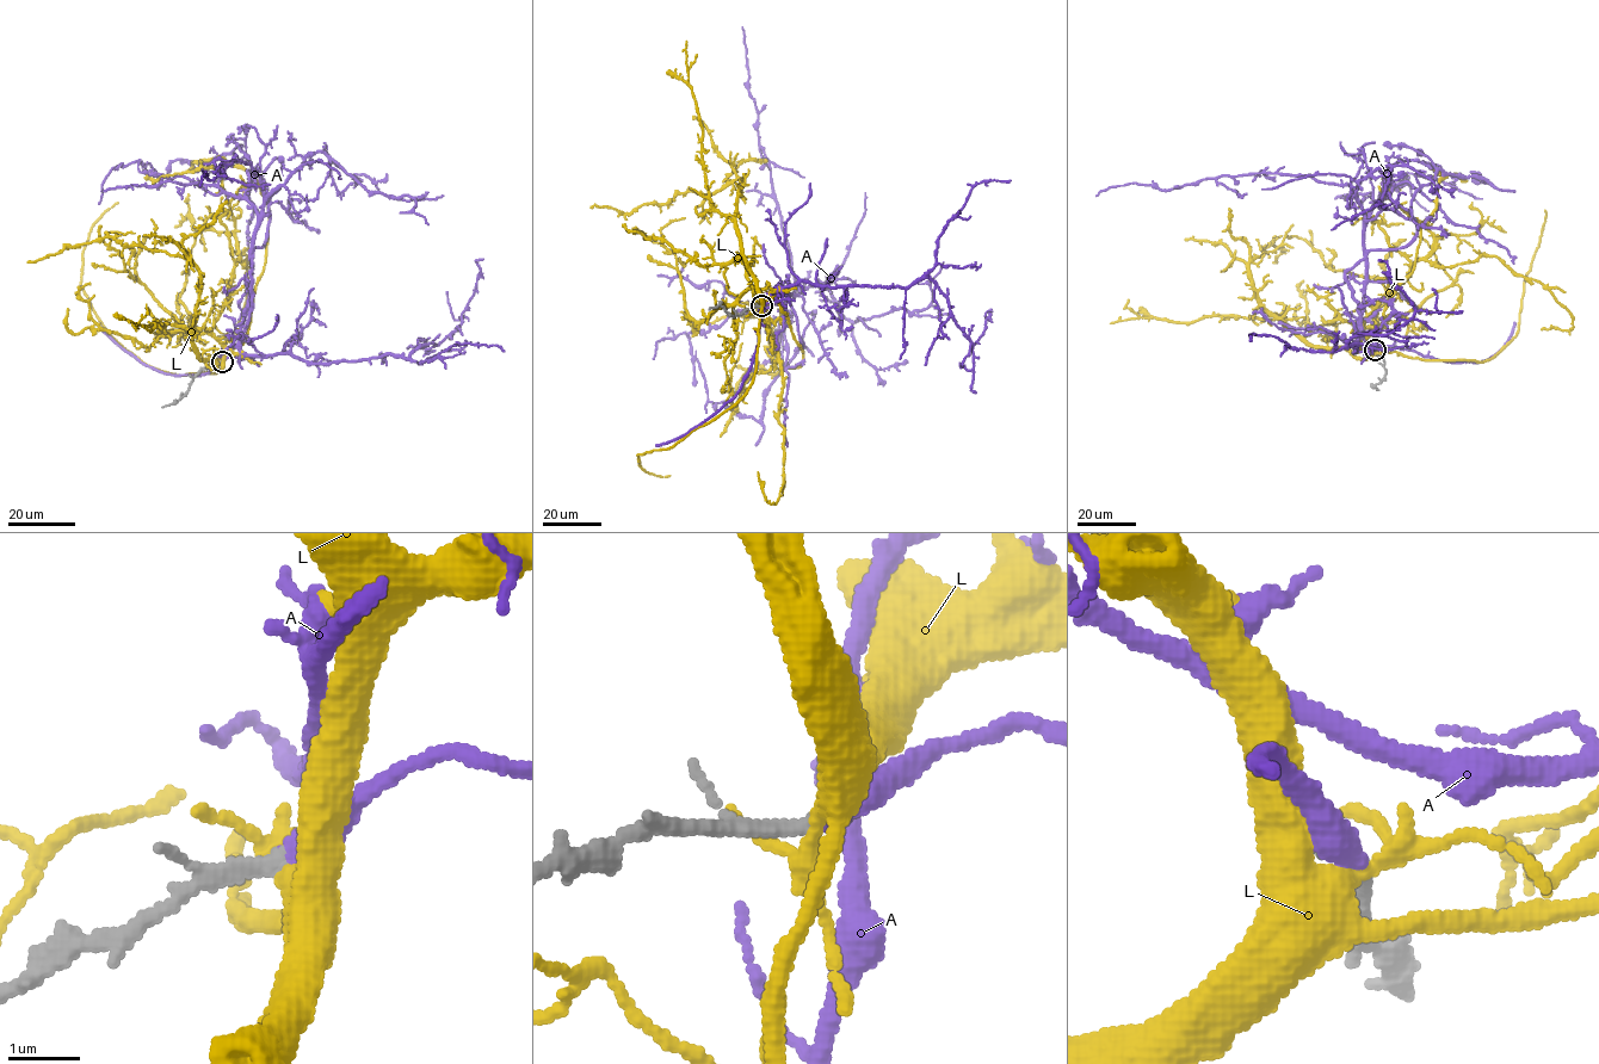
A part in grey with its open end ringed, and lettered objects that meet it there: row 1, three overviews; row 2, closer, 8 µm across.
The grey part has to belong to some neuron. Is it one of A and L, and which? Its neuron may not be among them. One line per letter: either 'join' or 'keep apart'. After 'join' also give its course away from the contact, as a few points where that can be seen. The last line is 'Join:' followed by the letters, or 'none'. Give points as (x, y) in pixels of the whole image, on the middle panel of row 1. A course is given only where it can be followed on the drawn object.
A: join; course (761, 305), (779, 301), (783, 295), (777, 288), (786, 296), (798, 291), (770, 168), (760, 153), (742, 26)
L: keep apart
Join: A

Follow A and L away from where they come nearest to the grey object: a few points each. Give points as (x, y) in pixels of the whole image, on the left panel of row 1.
A: (221, 362), (246, 357), (240, 325), (264, 195), (241, 161), (221, 164), (213, 179), (205, 171), (199, 186)
L: (221, 363), (213, 328), (244, 254), (246, 299), (234, 333), (217, 338)

